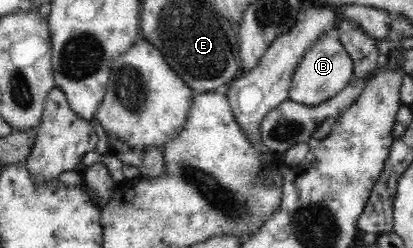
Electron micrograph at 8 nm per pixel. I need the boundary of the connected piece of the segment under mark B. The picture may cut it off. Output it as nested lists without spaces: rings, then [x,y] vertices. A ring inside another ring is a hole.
[[[335,33],[317,40],[295,68],[291,80],[289,99],[297,104],[311,107],[322,104],[340,94],[352,82],[354,64],[342,42]]]

